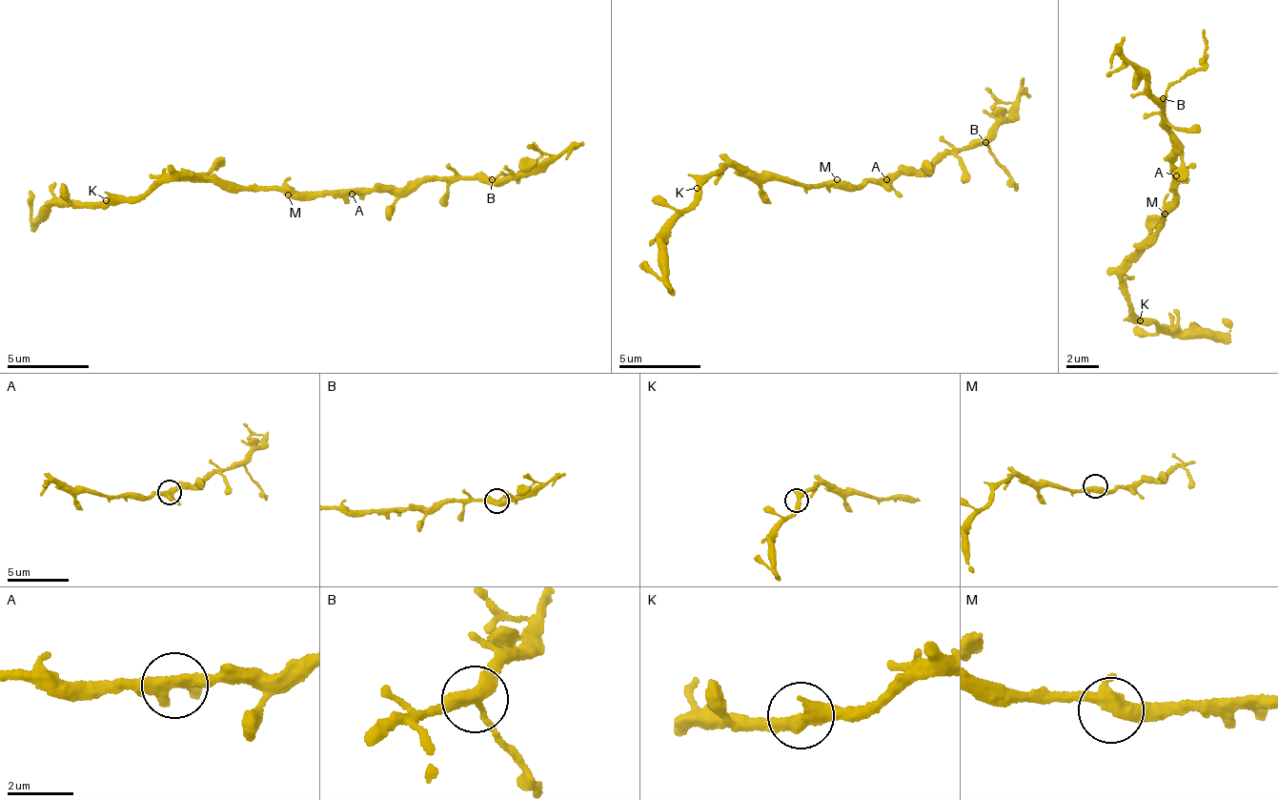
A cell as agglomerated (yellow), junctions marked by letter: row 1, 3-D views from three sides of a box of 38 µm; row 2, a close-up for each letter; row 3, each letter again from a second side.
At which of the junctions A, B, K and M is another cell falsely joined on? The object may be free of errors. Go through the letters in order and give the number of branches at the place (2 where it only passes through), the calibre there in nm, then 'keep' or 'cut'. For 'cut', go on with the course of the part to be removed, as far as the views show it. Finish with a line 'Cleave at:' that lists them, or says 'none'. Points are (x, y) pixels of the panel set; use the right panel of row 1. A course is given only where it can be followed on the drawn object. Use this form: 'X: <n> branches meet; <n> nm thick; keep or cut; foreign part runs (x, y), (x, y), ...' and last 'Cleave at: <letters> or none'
A: 3 branches meet; 320 nm thick; keep
B: 3 branches meet; 360 nm thick; cut; foreign part runs (1165, 99), (1198, 64), (1201, 29)
K: 2 branches meet; 440 nm thick; keep
M: 3 branches meet; 340 nm thick; keep
Cleave at: B

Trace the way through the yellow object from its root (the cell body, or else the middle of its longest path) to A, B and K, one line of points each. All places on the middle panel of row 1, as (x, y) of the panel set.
A: (831, 184), (857, 191), (871, 180), (882, 183), (886, 179)
B: (831, 184), (857, 191), (871, 180), (885, 184), (904, 174), (919, 174), (947, 153), (986, 143)
K: (831, 184), (821, 181), (810, 185), (729, 165), (697, 188)

